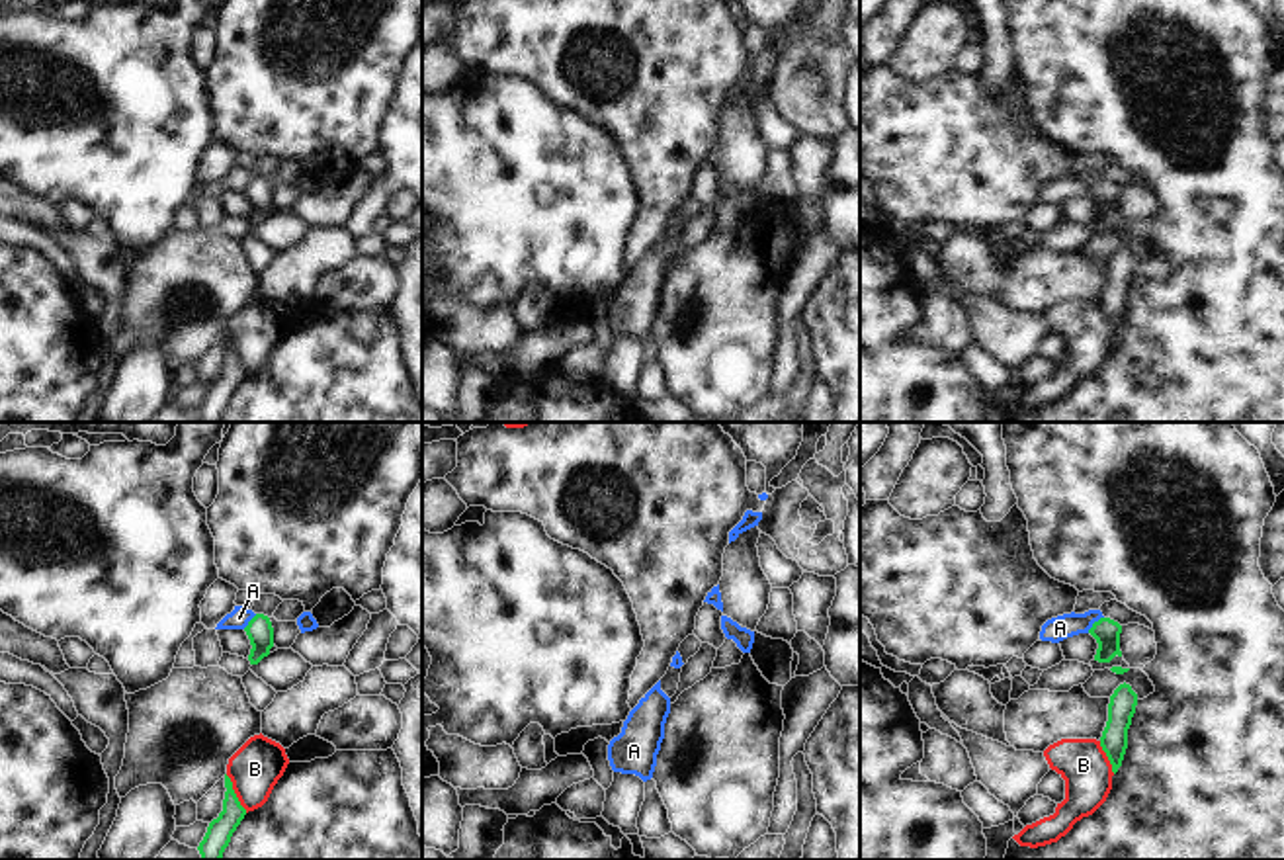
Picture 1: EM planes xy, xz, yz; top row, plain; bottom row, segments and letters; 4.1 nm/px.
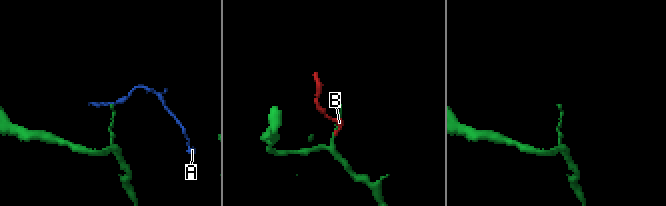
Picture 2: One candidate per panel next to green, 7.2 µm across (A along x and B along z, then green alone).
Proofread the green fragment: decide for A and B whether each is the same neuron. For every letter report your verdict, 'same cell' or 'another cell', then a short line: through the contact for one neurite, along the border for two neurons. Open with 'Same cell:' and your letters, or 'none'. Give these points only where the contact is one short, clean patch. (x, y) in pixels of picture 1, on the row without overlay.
Same cell: none
A: another cell; line yz (1103, 178), (1087, 194)
B: another cell; line xy (225, 337), (247, 374)

